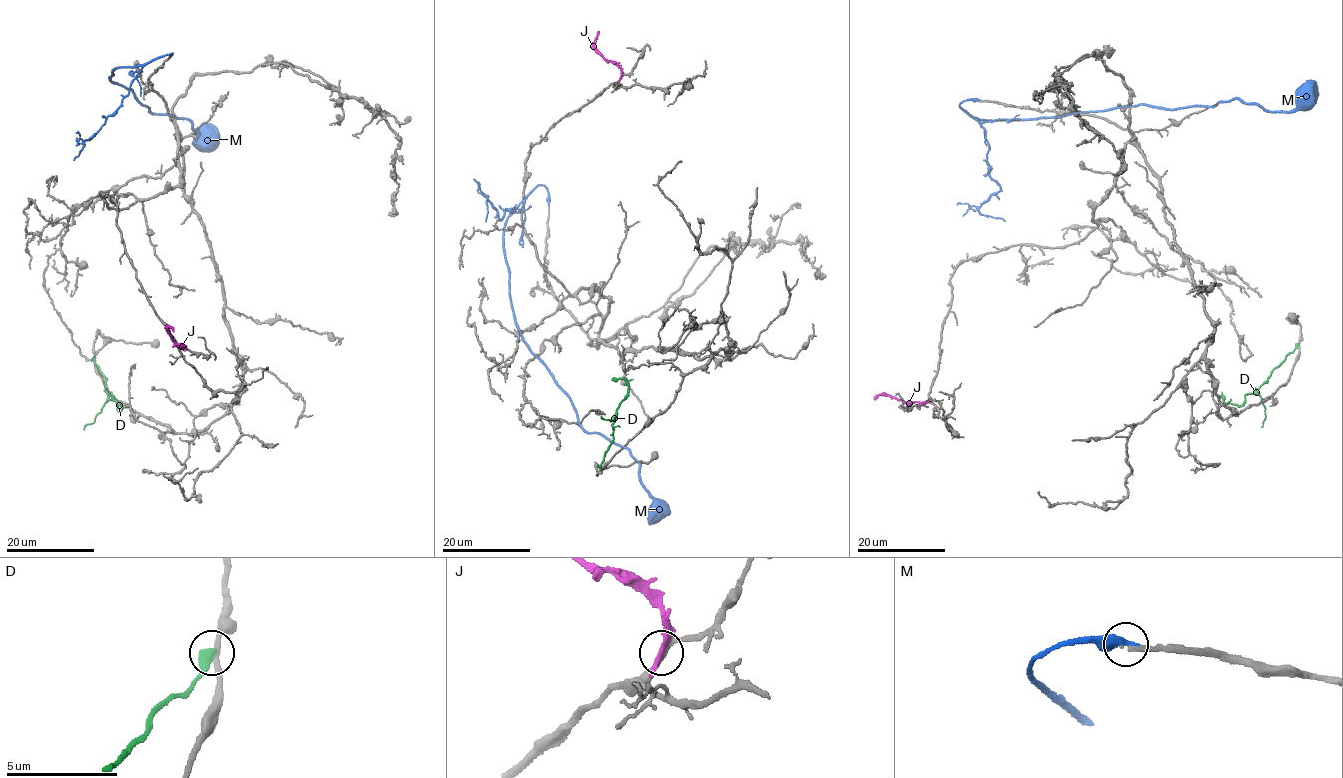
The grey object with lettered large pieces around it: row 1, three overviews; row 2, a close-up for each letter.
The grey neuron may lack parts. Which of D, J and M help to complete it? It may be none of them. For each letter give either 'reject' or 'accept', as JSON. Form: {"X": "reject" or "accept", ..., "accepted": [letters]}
{"D": "reject", "J": "reject", "M": "reject", "accepted": []}

